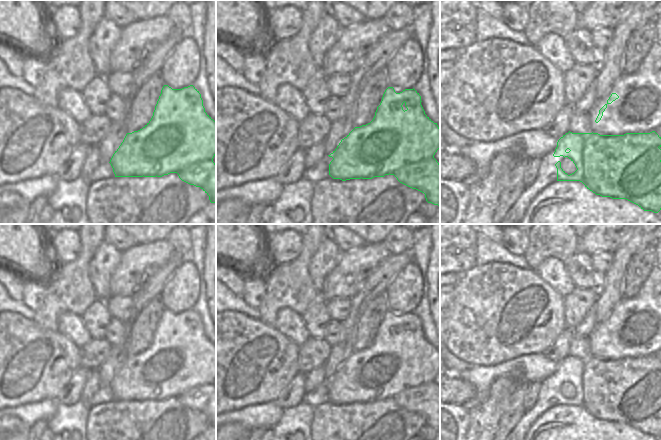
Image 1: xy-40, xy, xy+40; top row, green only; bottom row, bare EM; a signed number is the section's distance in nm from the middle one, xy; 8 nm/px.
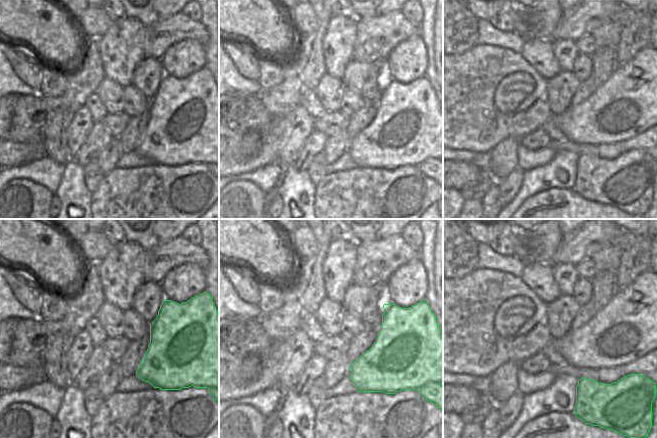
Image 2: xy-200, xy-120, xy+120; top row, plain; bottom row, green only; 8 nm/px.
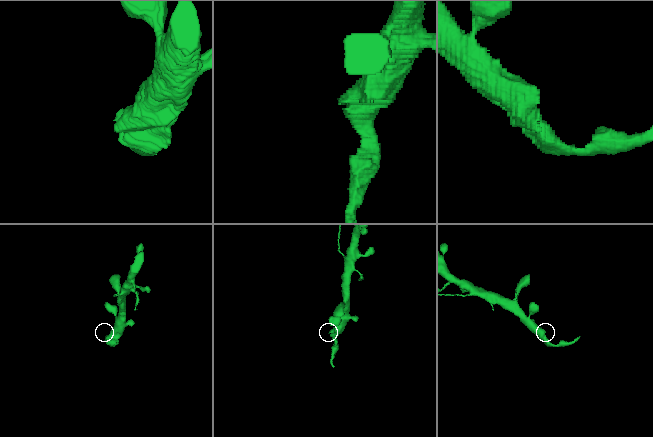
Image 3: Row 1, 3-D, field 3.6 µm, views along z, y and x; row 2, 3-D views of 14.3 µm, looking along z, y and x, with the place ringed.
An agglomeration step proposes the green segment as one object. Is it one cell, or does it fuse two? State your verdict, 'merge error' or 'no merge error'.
merge error

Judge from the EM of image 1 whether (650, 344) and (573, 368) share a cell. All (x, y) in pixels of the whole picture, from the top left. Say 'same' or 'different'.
same

